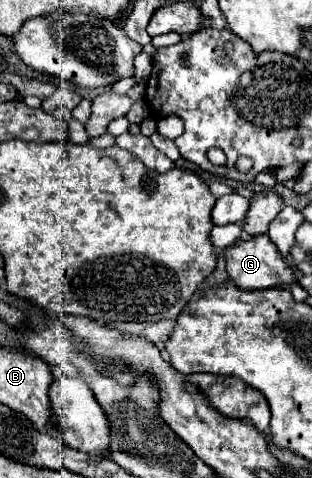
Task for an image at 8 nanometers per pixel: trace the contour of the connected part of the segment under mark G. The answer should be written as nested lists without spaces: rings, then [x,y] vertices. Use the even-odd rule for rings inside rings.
[[[266,234],[254,236],[250,240],[238,240],[234,246],[226,248],[226,270],[232,282],[242,290],[262,290],[262,288],[274,288],[282,282],[296,282],[294,270],[288,268],[288,264],[278,256],[278,250],[274,248],[272,240]]]

